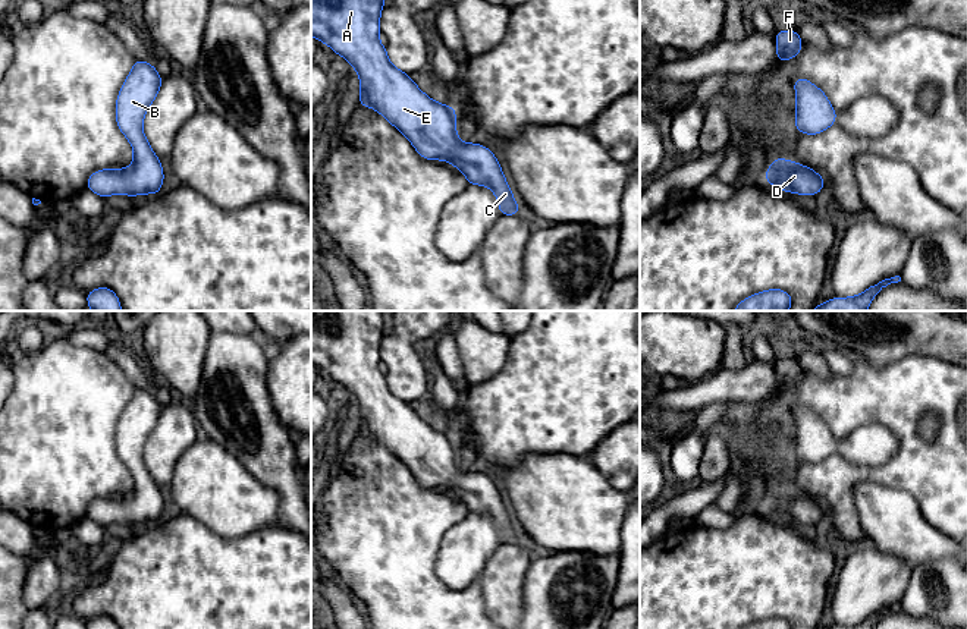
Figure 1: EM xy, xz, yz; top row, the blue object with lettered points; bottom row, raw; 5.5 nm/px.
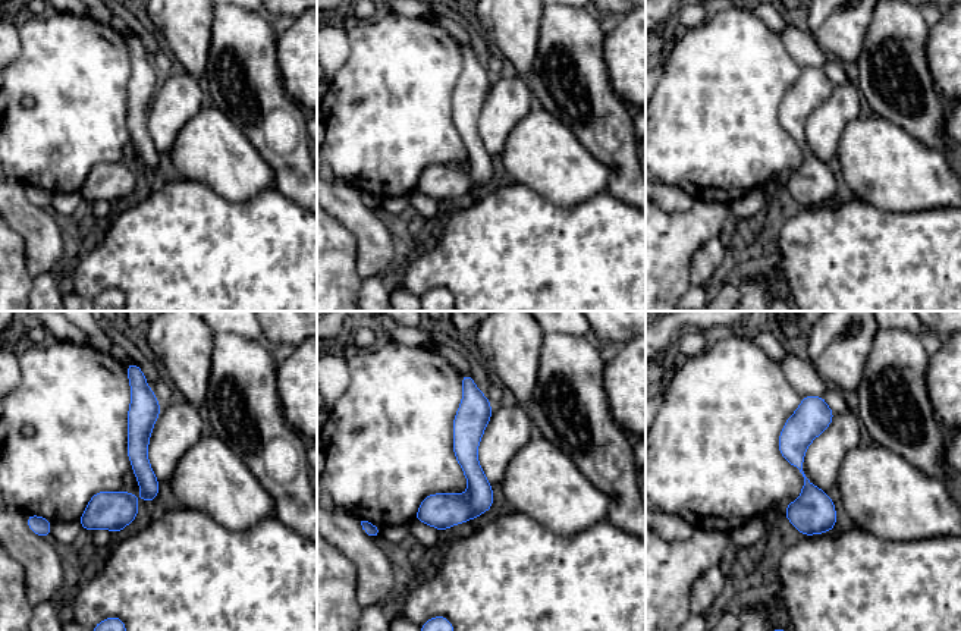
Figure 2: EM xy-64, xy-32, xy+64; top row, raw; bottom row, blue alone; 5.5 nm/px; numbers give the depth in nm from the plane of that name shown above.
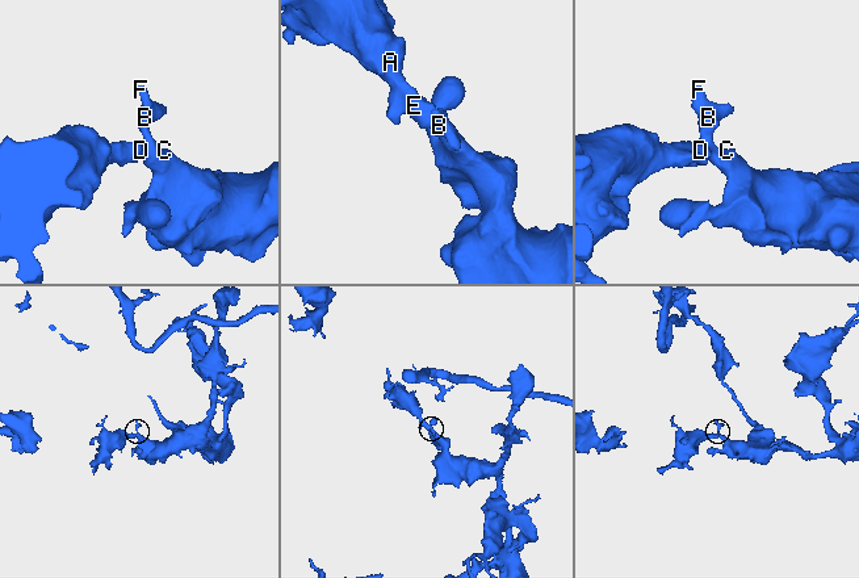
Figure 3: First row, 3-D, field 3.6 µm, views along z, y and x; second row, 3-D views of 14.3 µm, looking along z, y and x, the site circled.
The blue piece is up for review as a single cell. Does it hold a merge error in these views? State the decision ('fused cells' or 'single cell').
single cell

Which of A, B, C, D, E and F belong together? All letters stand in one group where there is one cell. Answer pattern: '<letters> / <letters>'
A B C D E F

